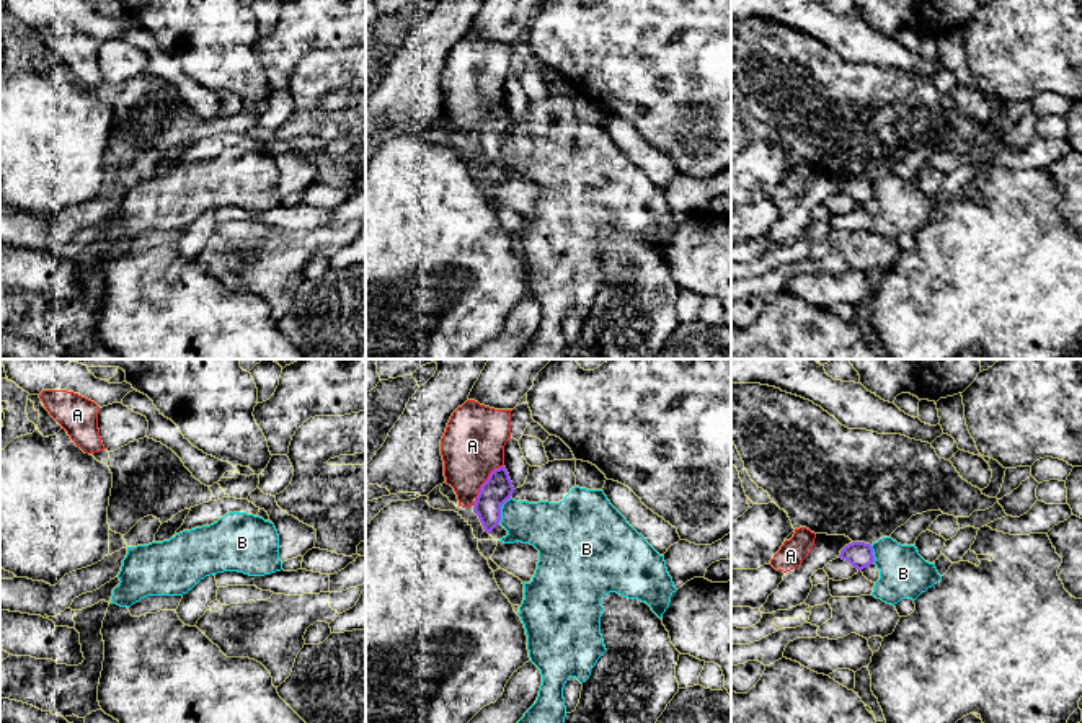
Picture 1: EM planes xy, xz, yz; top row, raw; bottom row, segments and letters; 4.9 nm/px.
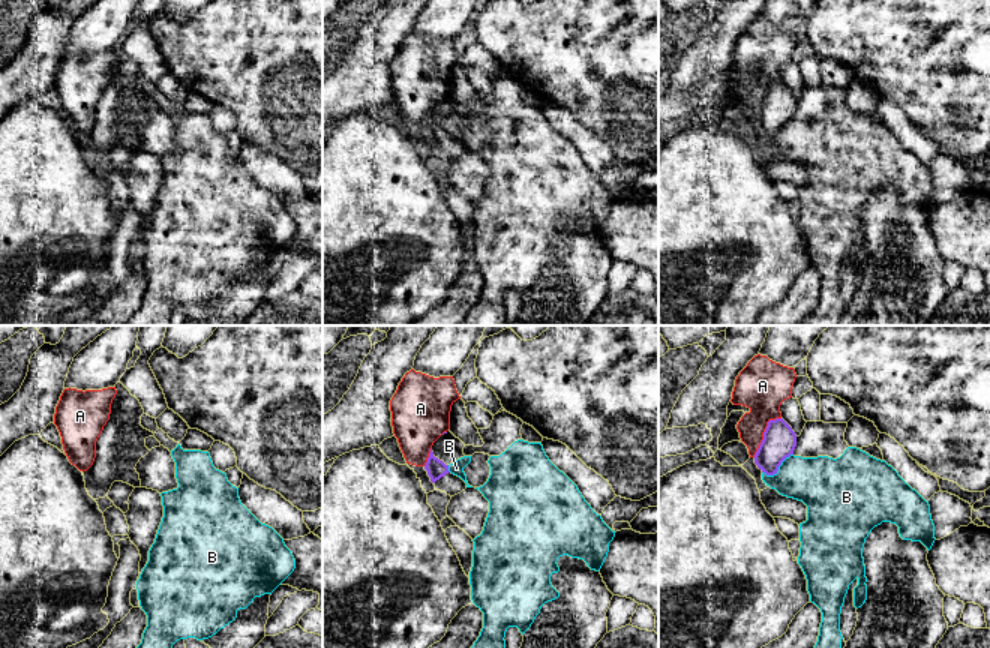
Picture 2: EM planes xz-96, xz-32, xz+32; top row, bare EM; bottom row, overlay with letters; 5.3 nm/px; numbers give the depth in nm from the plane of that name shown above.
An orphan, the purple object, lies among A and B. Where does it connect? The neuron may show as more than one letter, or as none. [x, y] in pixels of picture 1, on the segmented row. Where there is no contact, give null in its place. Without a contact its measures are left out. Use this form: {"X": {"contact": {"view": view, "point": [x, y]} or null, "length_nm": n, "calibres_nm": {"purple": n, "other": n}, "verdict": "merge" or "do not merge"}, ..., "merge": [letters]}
{"A": {"contact": {"view": "xz", "point": [483, 483]}, "length_nm": 260, "calibres_nm": {"purple": 150, "other": 300}, "verdict": "do not merge"}, "B": {"contact": {"view": "xz", "point": [500, 510]}, "length_nm": 140, "calibres_nm": {"purple": 150, "other": 240}, "verdict": "do not merge"}, "merge": []}

